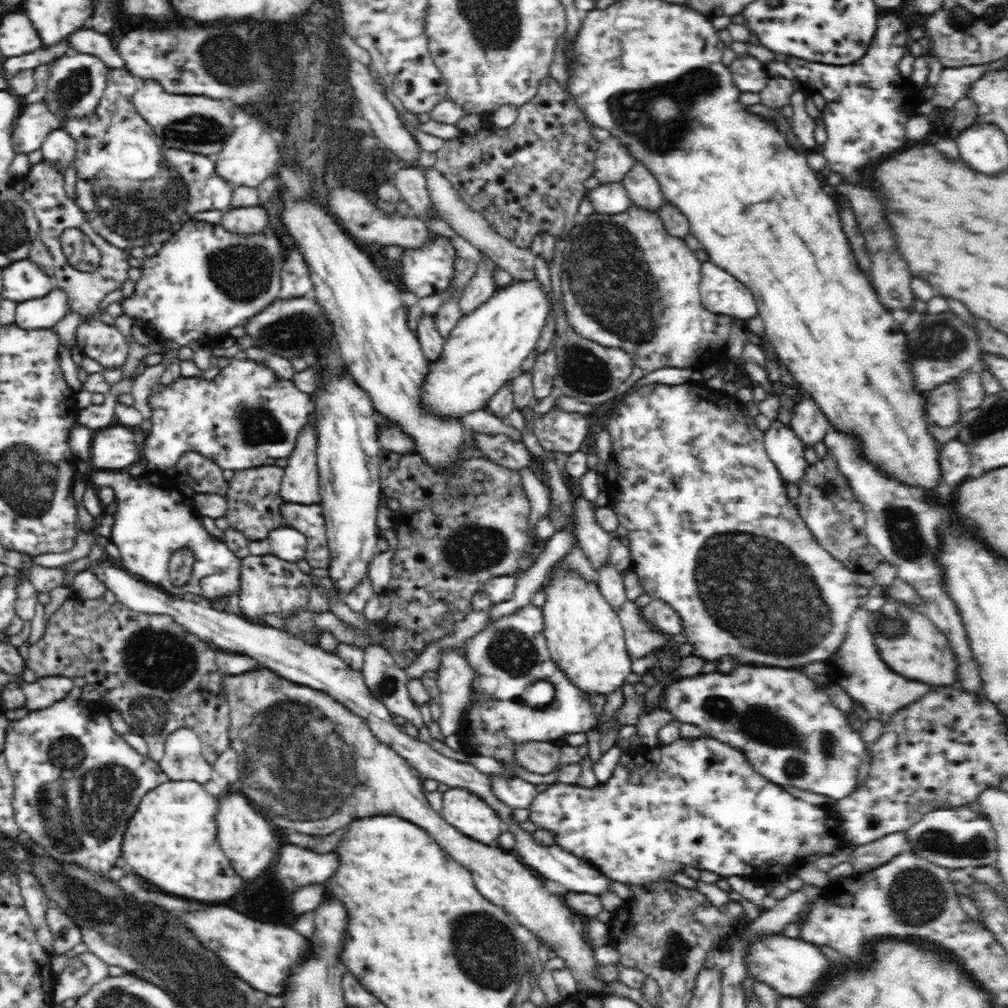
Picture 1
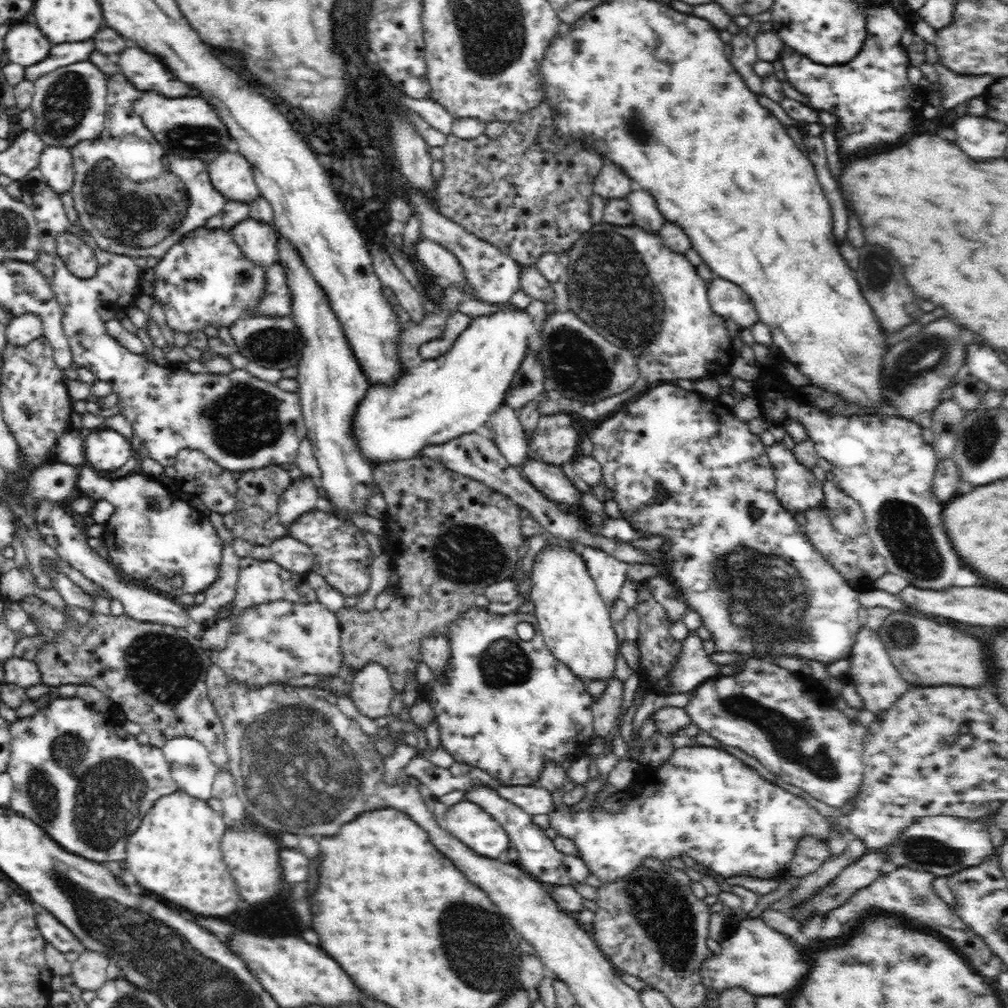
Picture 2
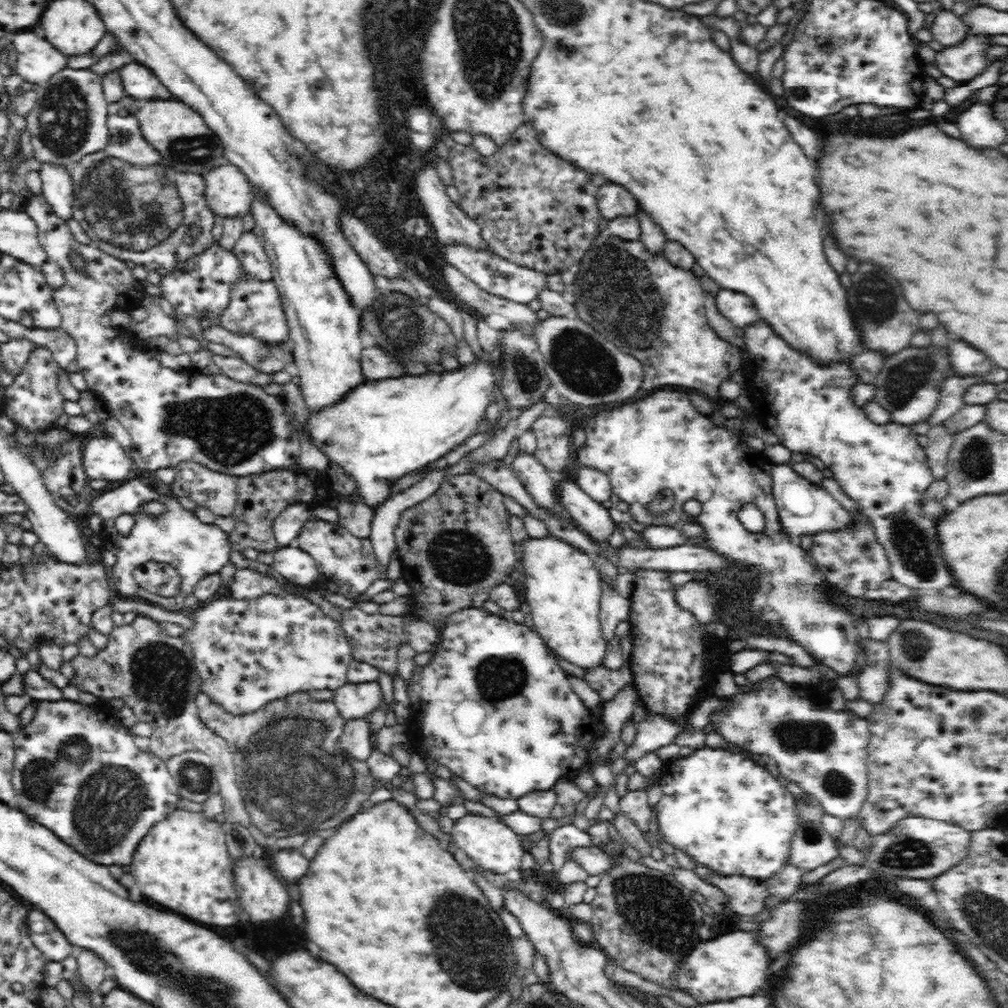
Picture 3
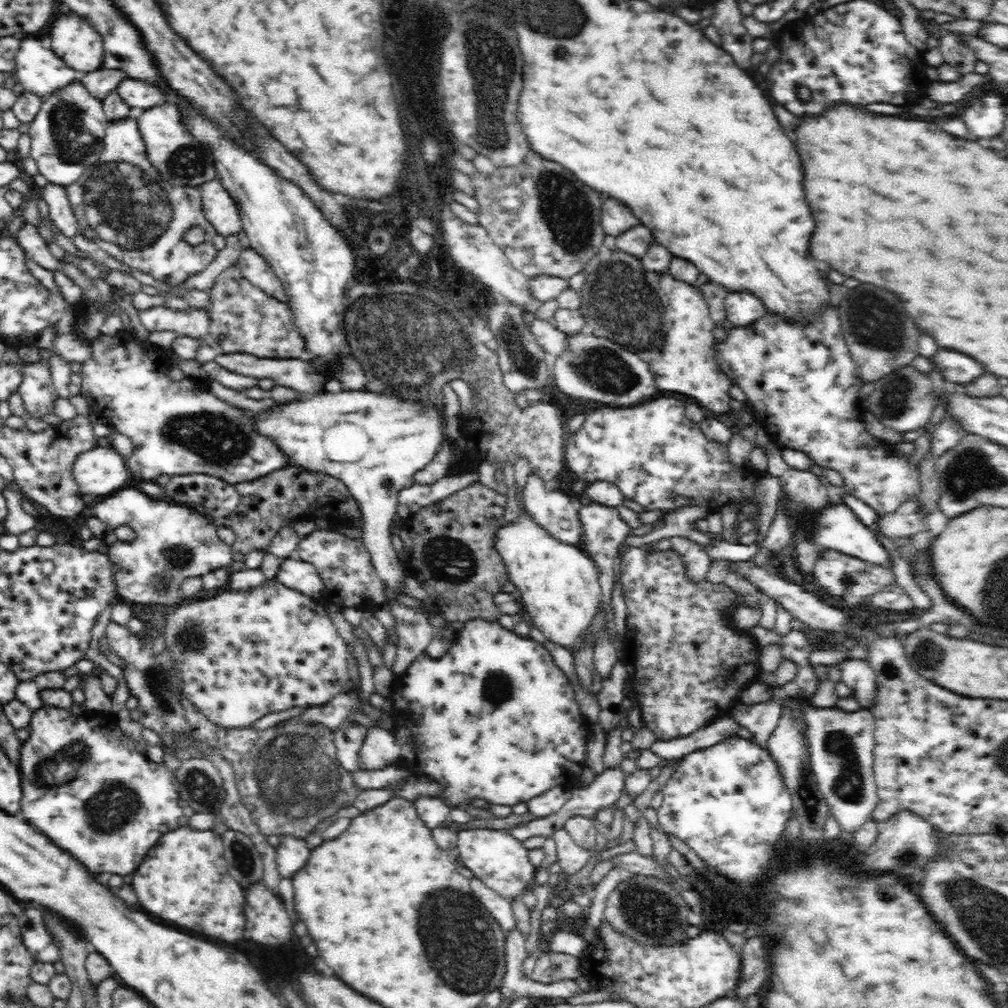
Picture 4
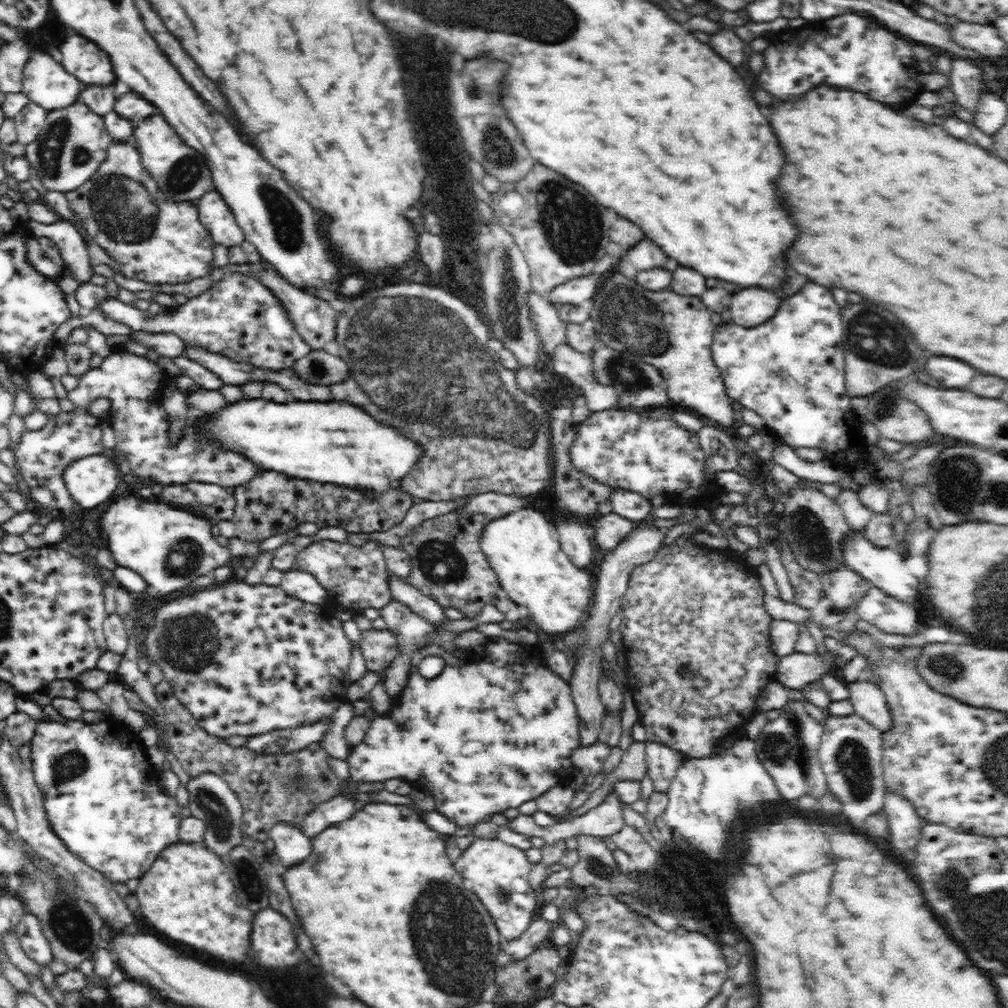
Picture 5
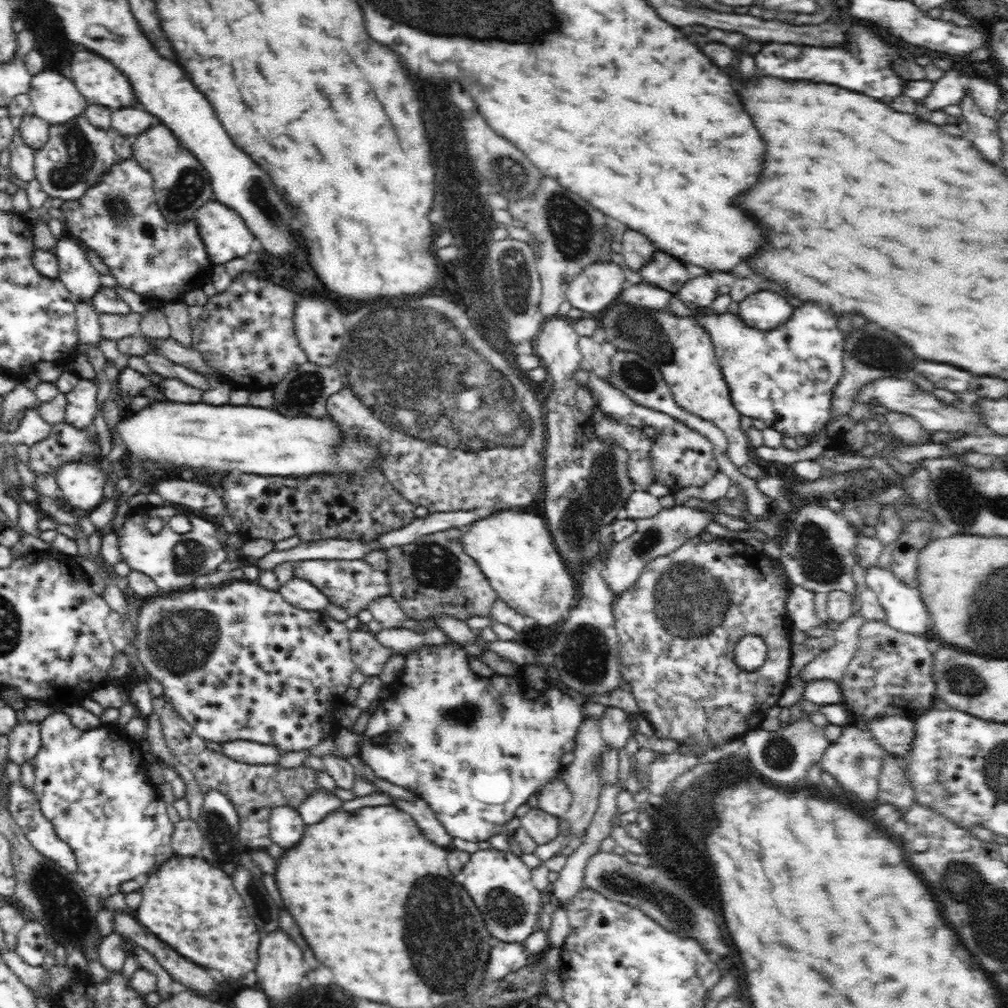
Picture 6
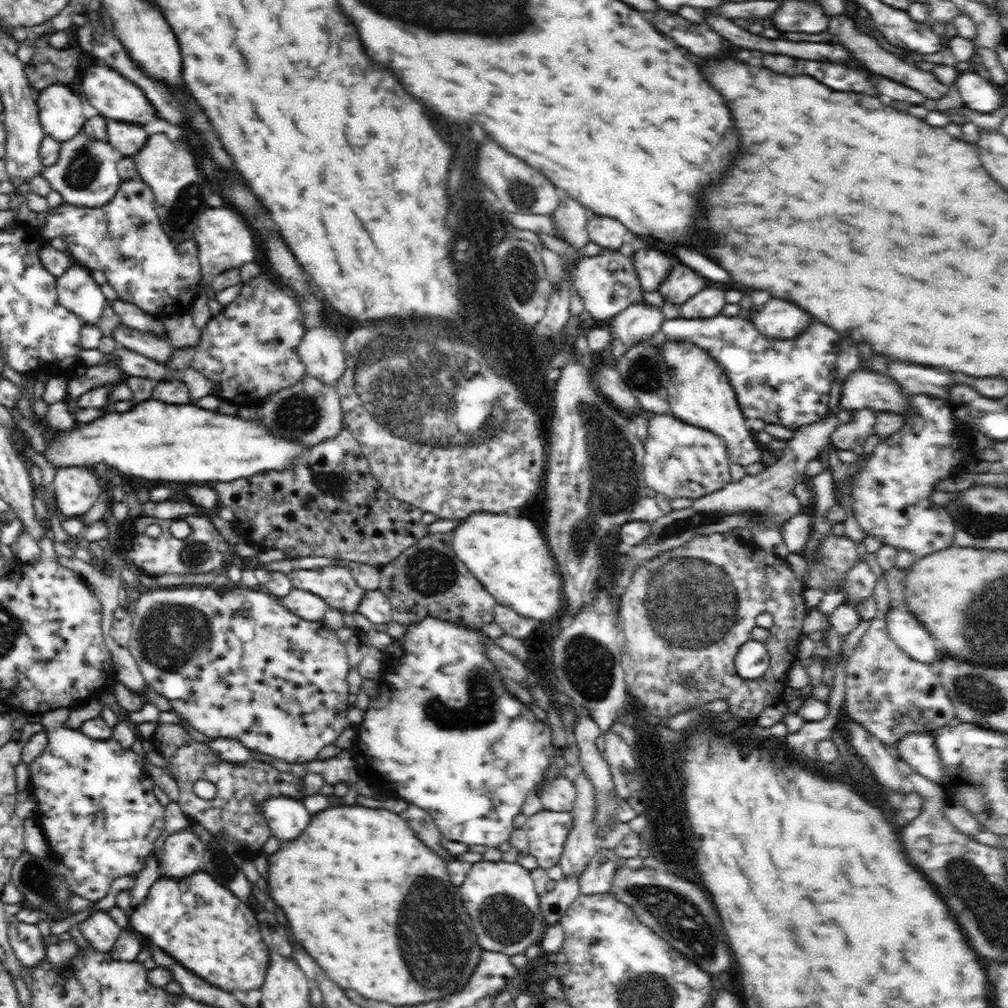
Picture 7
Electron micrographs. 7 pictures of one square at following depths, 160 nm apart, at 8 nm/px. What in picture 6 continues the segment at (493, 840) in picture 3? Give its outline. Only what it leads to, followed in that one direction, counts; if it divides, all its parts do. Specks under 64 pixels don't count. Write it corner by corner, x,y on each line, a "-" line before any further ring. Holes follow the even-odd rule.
479,849
476,853
470,855
470,862
462,868
460,876
462,878
456,878
456,882
466,888
476,909
482,913
485,928
494,943
520,944
540,929
538,914
543,909
542,894
533,885
532,872
520,857
511,852

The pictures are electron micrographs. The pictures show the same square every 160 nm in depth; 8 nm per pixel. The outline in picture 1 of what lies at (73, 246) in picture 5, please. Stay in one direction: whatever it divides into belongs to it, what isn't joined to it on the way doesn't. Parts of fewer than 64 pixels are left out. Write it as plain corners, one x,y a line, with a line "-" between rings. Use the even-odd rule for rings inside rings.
64,128
53,129
45,137
41,146
42,158
52,165
58,165
58,170
65,174
73,166
76,143

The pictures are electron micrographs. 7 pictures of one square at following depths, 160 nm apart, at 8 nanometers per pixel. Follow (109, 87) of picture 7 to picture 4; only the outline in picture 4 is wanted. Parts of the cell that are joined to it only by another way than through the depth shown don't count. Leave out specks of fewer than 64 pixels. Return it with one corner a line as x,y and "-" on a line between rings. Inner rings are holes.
74,14
60,16
54,22
51,50
68,65
68,68
79,74
102,69
105,57
100,34
94,32
89,21

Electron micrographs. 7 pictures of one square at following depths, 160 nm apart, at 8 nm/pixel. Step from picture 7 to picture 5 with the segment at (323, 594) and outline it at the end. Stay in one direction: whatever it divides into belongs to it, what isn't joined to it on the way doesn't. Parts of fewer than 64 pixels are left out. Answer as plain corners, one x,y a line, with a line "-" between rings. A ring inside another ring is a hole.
324,540
299,550
296,564
298,570
314,575
329,596
342,604
343,609
379,609
393,598
389,590
389,577
392,573
387,569
381,547
382,545
374,541
358,548
344,542

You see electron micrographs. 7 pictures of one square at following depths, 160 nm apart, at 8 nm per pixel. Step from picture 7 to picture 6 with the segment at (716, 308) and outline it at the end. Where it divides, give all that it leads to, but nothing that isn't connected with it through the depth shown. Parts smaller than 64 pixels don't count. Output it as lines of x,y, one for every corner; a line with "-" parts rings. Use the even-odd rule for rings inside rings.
700,276
685,284
676,296
691,310
708,308
718,298
719,285
720,282
710,276

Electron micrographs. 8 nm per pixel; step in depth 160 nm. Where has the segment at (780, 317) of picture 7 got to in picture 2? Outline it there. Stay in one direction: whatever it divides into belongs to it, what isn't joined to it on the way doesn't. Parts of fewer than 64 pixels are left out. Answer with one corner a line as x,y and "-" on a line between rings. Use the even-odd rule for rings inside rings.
716,278
712,282
709,281
707,295
711,309
725,320
734,320
742,328
751,327
759,321
752,300
744,290
740,290
740,286

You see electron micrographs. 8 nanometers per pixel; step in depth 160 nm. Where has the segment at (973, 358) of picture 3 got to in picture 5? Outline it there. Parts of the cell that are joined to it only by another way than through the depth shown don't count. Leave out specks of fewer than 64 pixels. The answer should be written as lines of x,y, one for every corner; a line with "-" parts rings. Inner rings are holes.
930,356
926,362
926,370
946,388
966,388
972,382
972,378
980,374
966,362
948,356

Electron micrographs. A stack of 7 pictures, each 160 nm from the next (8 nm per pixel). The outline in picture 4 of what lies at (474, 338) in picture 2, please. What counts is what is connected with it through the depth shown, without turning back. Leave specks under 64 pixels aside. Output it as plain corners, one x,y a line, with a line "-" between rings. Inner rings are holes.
354,390
354,392
338,392
324,393
318,395
308,396
306,399
296,400
296,402
290,402
290,404
278,404
266,412
260,412
258,414
260,420
256,420
256,428
260,428
260,432
264,432
264,436
276,436
276,444
280,444
280,448
284,448
284,452
288,452
287,465
296,466
304,471
310,471
310,473
320,473
322,475
332,476
345,484
347,490
352,493
354,499
359,504
361,514
364,516
362,527
364,529
364,535
361,541
366,545
366,548
371,554
371,561
373,562
376,574
380,577
382,584
395,596
406,594
404,592
404,578
408,575
406,573
405,565
399,560
400,555
396,552
396,549
392,547
390,541
390,529
392,523
396,520
396,498
397,494
403,488
410,488
413,485
413,476
415,472
422,470
426,465
432,463
435,459
435,455
440,451
442,442
442,414
436,412
436,410
426,410
420,406
420,402
416,402
415,398
407,398
406,395
398,394
374,394
374,392
362,392
362,390

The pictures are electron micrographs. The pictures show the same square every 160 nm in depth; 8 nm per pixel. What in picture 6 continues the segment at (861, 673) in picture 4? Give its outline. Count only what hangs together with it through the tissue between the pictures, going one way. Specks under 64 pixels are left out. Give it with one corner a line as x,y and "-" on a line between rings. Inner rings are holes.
885,716
868,723
878,744
896,757
908,754
915,727
911,718
905,716

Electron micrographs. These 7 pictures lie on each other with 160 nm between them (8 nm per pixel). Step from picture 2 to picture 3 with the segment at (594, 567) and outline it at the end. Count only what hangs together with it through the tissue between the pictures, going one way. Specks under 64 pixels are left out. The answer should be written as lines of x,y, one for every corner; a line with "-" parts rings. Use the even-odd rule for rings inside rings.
602,582
601,587
599,621
603,639
609,643
616,636
616,627
622,622
628,622
631,602
630,598
624,598
618,591
610,589
608,584

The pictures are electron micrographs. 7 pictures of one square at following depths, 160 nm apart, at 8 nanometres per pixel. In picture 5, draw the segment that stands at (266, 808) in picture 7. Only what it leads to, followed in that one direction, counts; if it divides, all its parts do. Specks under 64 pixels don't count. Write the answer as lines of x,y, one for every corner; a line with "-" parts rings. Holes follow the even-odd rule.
276,823
269,832
269,838
274,841
274,853
282,860
282,864
294,866
308,858
312,852
308,836
302,834
301,827
292,823

